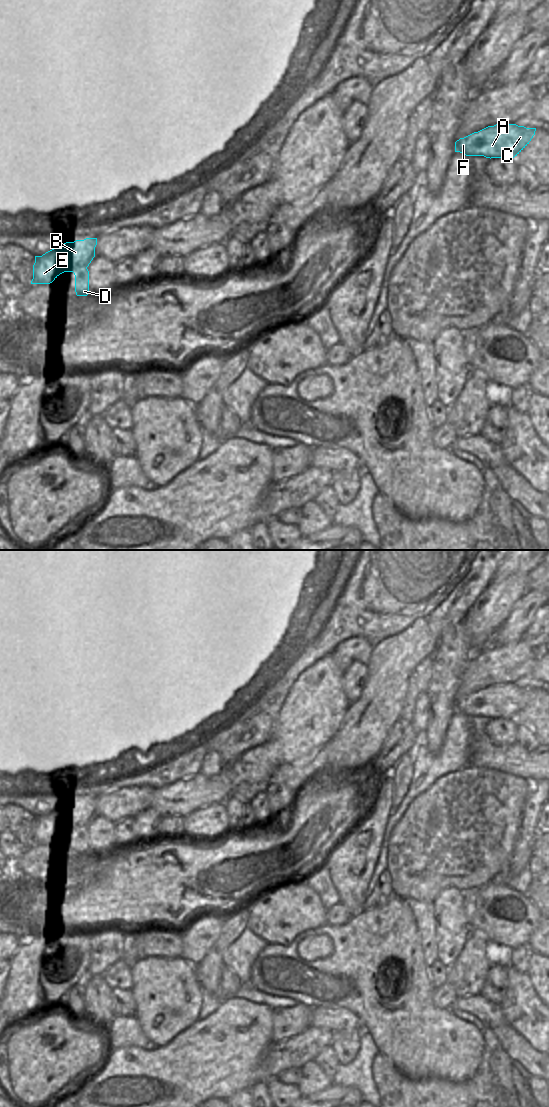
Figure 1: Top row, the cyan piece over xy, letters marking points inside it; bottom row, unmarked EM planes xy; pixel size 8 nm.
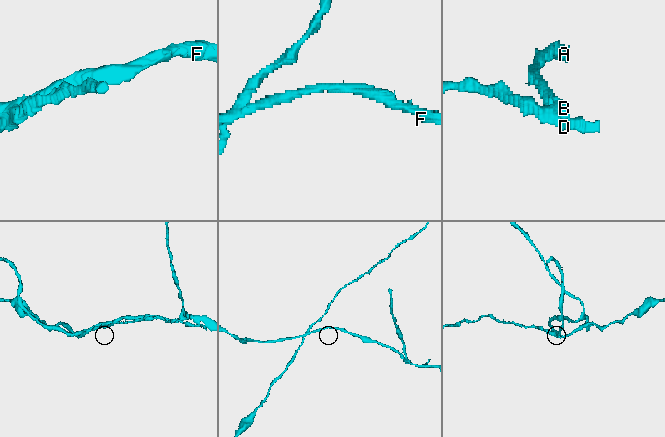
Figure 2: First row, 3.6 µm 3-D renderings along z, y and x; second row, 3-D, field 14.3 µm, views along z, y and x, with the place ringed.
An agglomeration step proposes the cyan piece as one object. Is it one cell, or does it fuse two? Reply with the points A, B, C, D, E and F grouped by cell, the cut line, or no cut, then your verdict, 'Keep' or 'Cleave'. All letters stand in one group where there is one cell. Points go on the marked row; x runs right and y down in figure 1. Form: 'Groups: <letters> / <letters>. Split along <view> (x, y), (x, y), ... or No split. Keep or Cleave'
Groups: A B C E F / D. Split along xy (86, 267), (72, 271). Cleave

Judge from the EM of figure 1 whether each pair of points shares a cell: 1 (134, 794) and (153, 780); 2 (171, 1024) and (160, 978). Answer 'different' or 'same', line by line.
1: different
2: same

